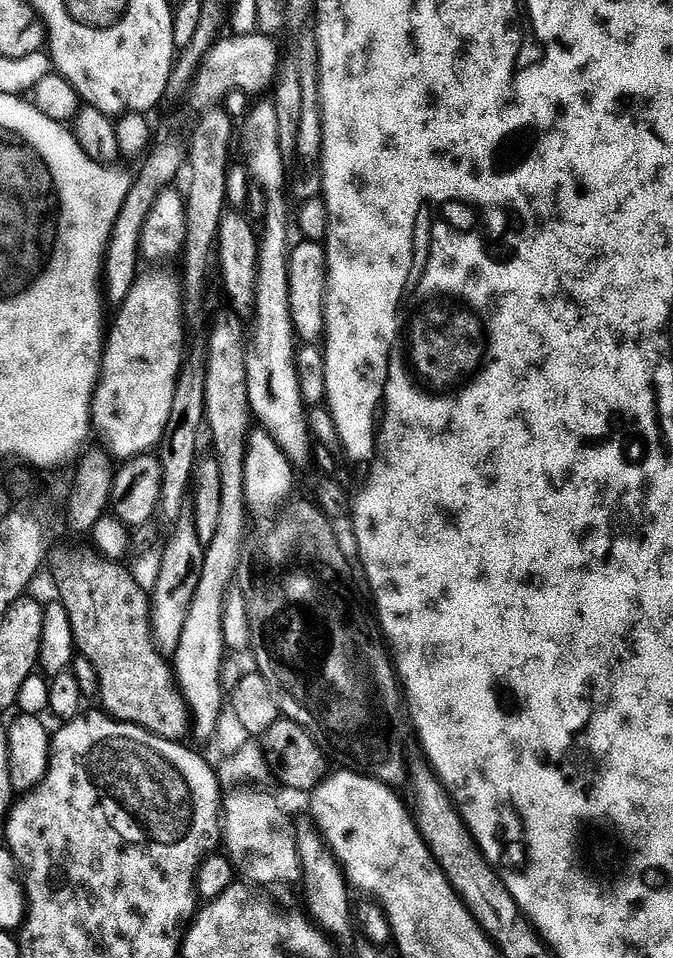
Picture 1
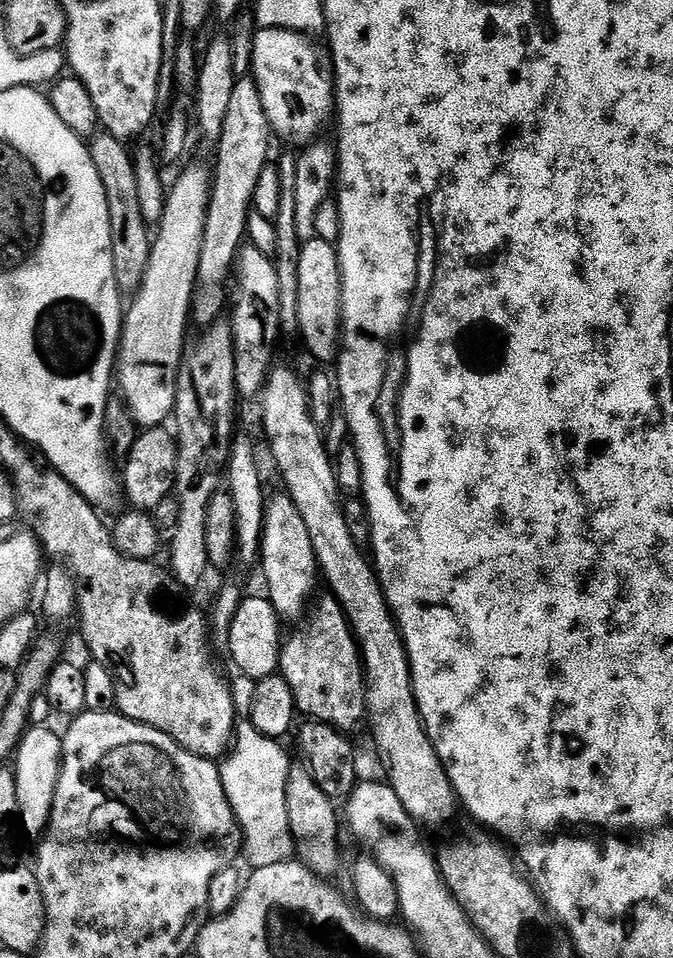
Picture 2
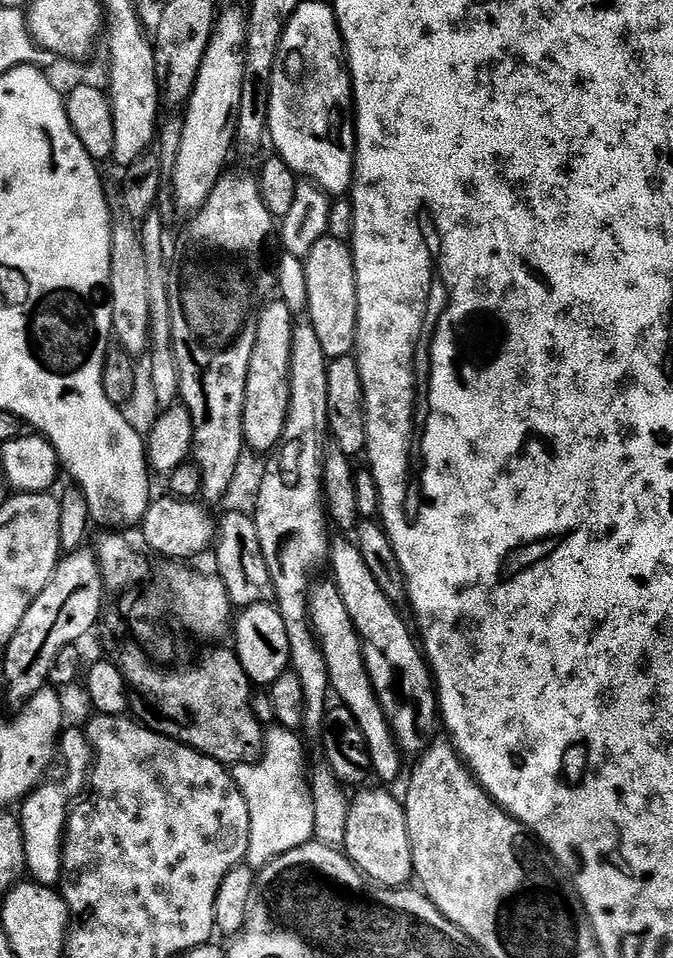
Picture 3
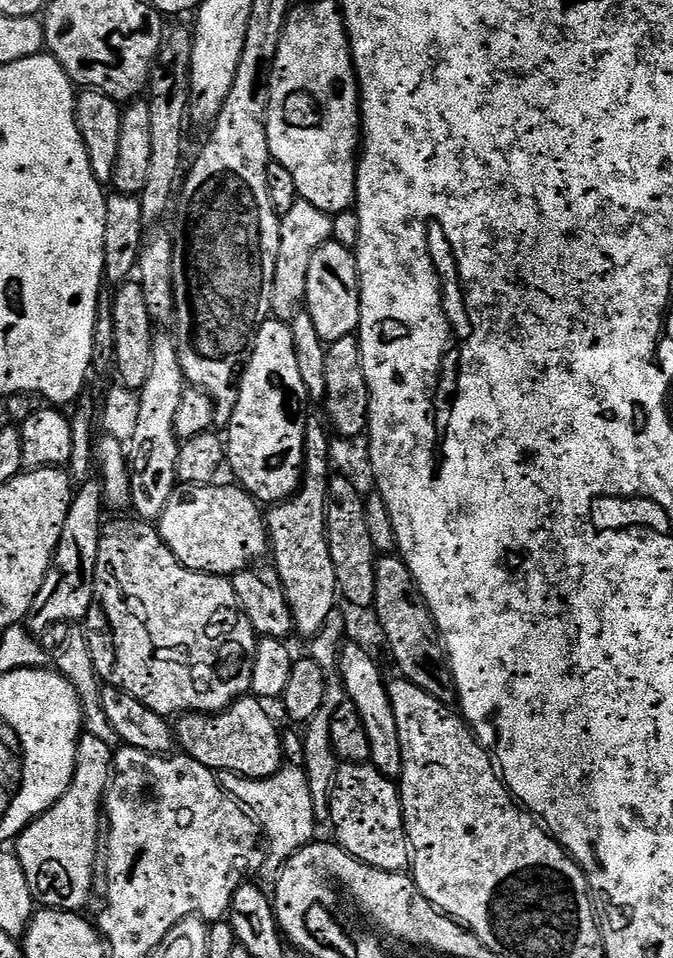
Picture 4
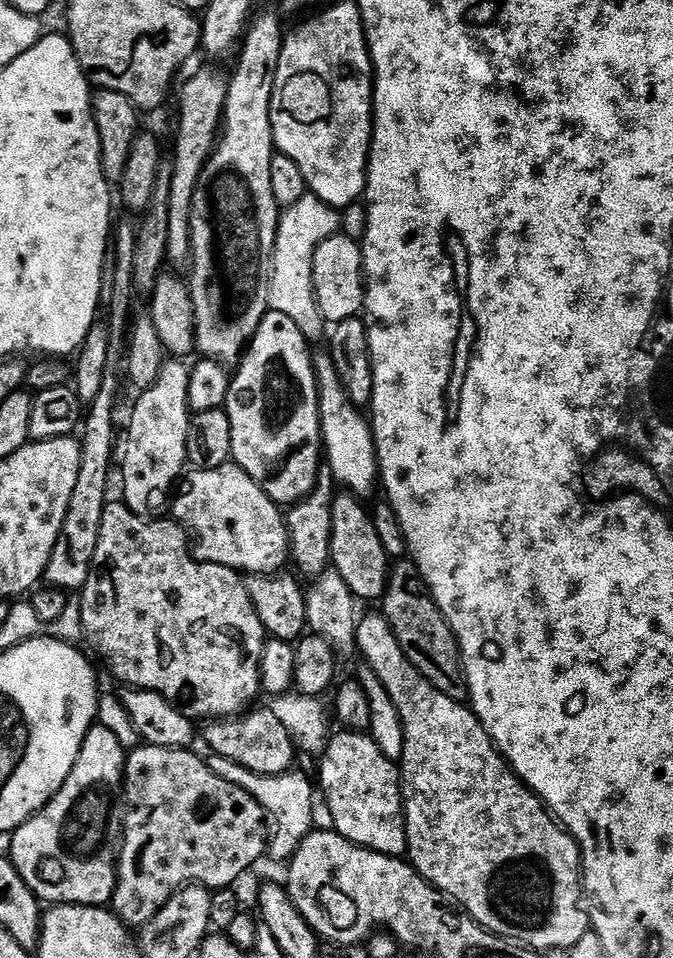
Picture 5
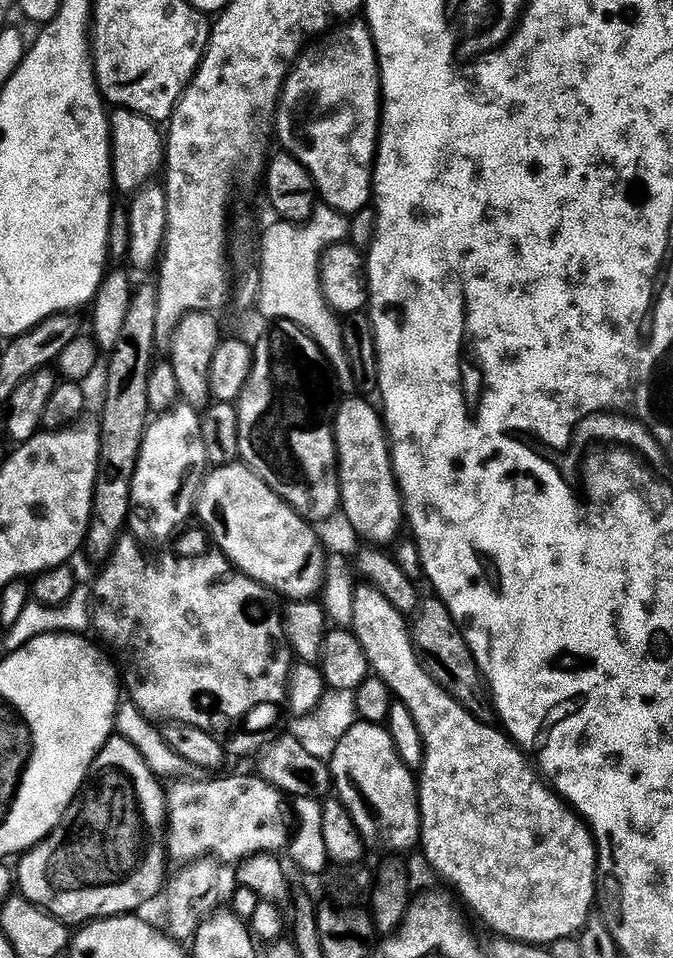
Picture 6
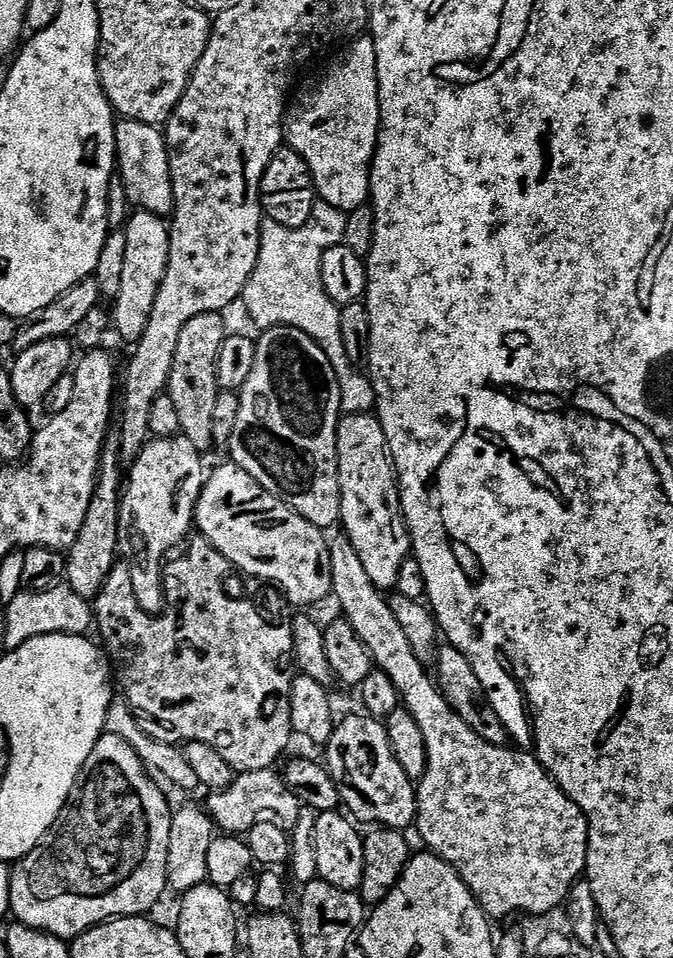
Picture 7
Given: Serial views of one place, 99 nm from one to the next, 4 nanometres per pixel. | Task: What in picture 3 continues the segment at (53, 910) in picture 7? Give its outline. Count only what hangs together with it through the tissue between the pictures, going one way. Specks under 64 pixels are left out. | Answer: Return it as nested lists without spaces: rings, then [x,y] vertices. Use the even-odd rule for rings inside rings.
[[[65,727],[58,741],[58,756],[64,759],[68,767],[68,777],[64,784],[44,782],[28,793],[23,801],[24,809],[18,812],[20,828],[24,832],[26,850],[26,872],[35,883],[49,886],[59,885],[64,870],[64,829],[68,826],[68,814],[72,798],[85,791],[90,780],[94,763],[94,753],[83,727]],[[69,803],[69,804],[68,804]]]

